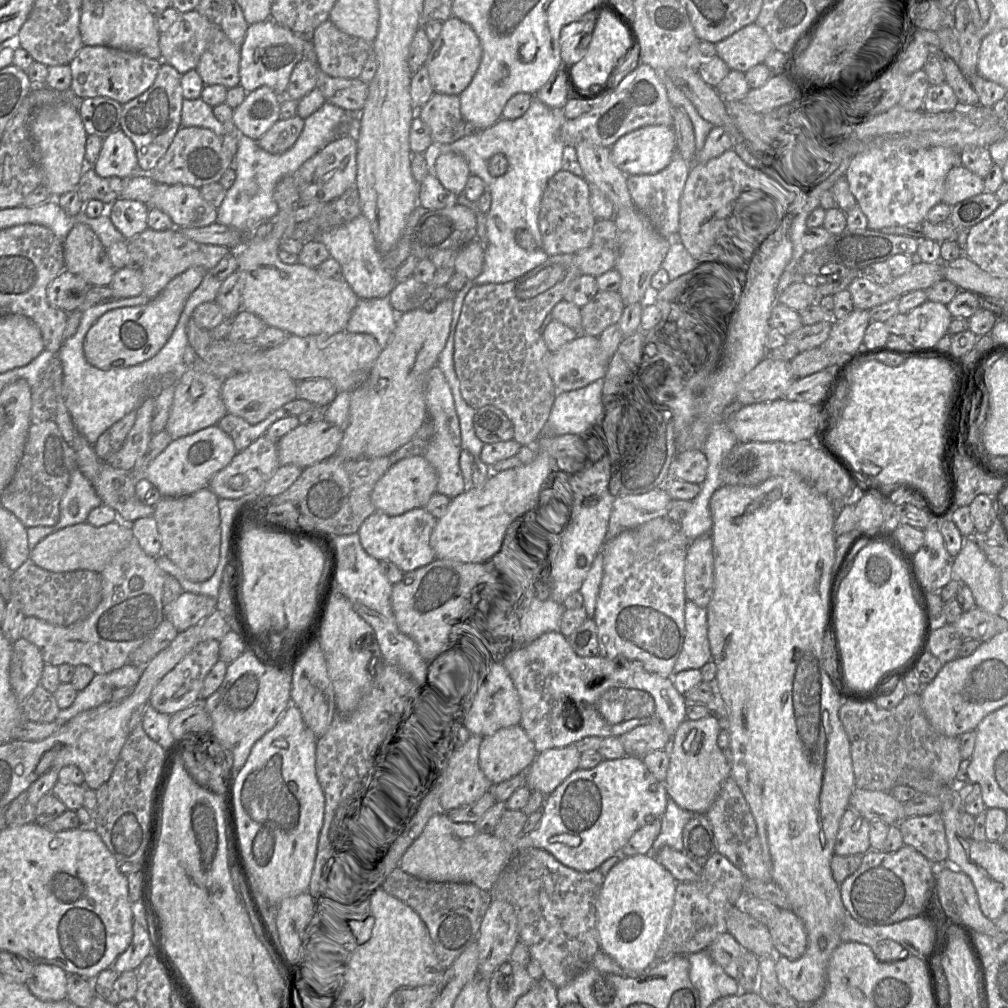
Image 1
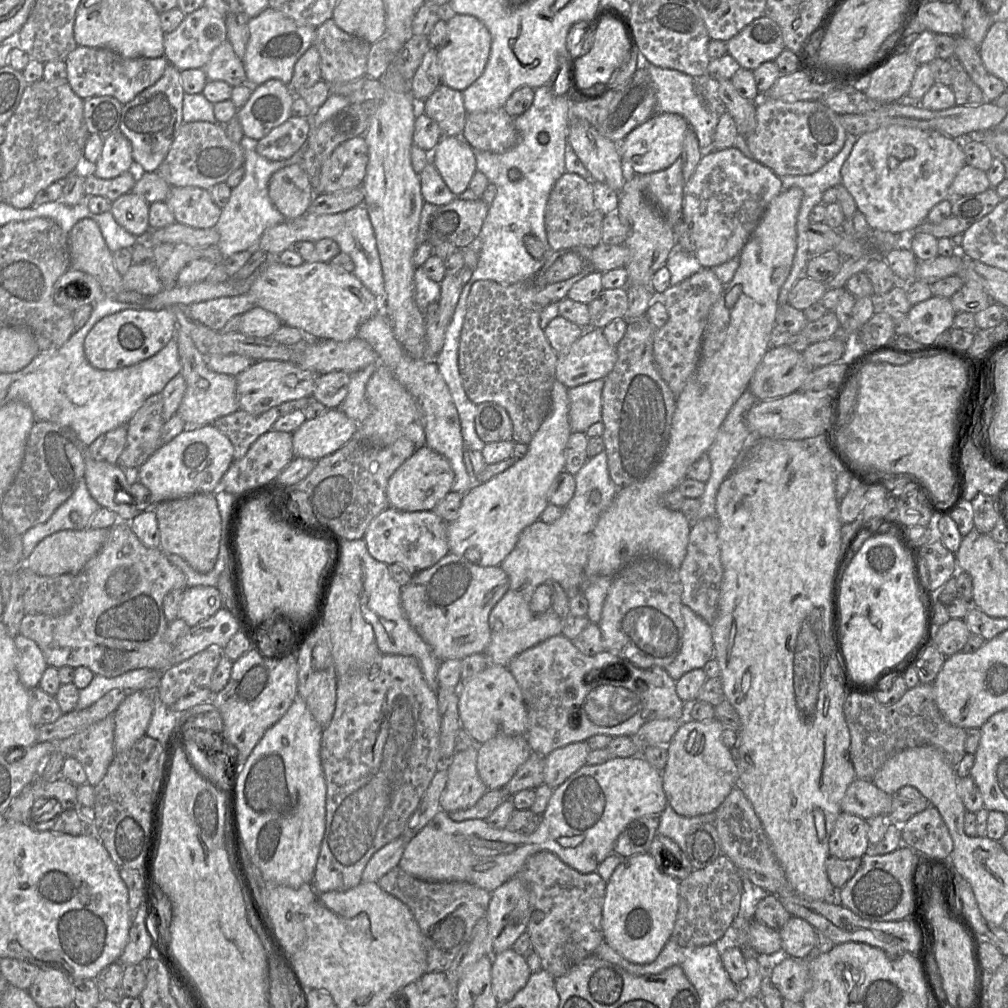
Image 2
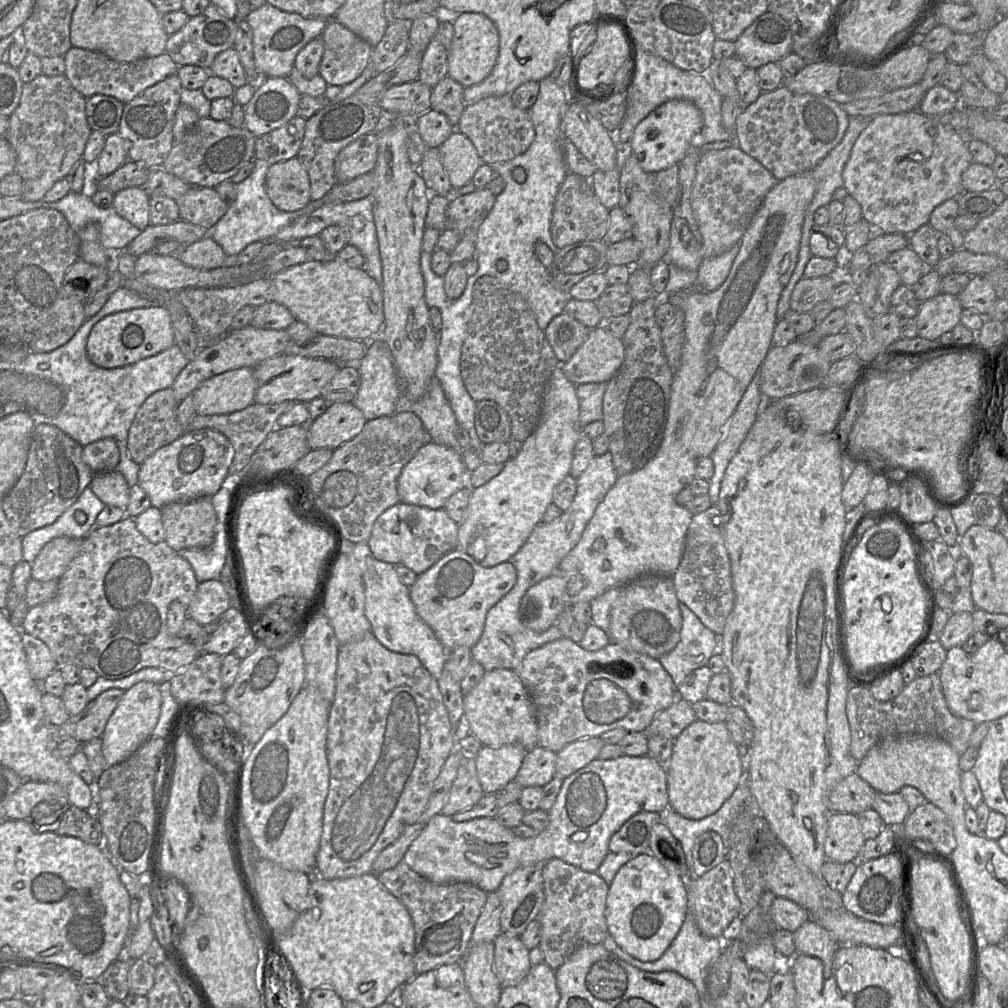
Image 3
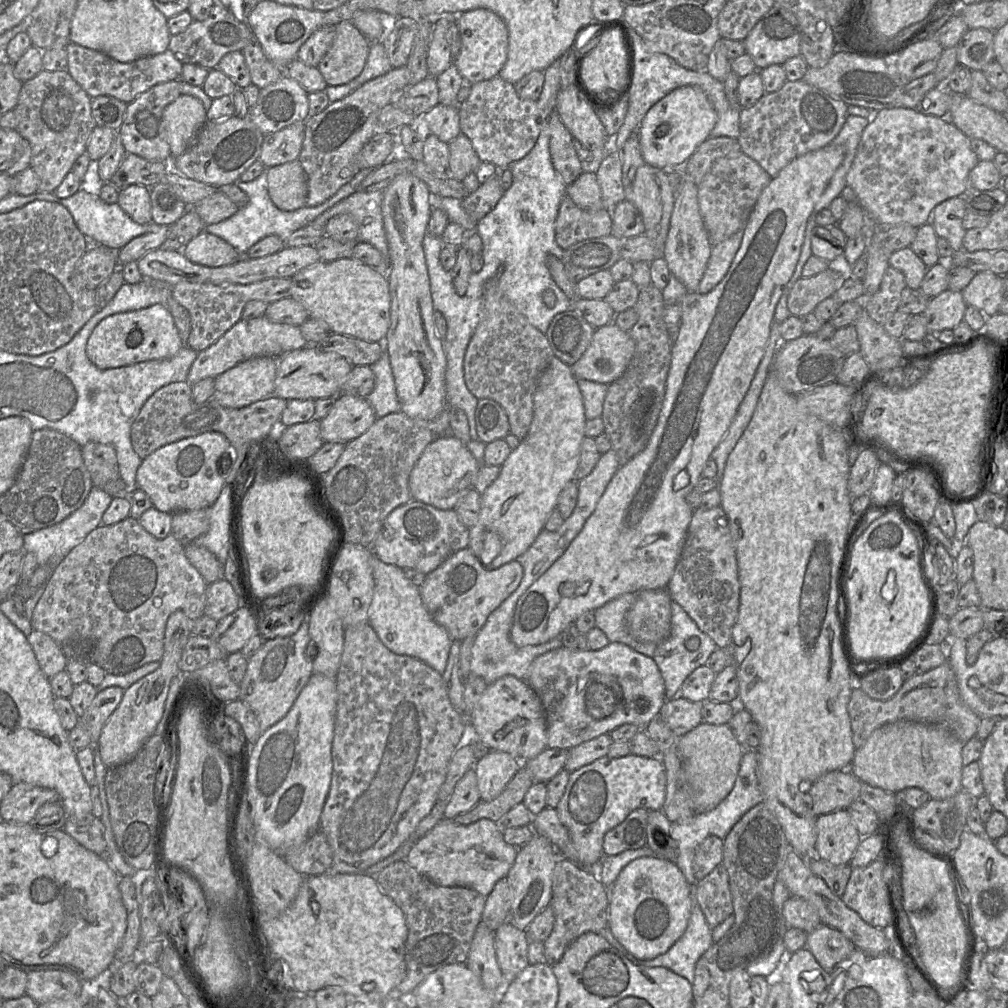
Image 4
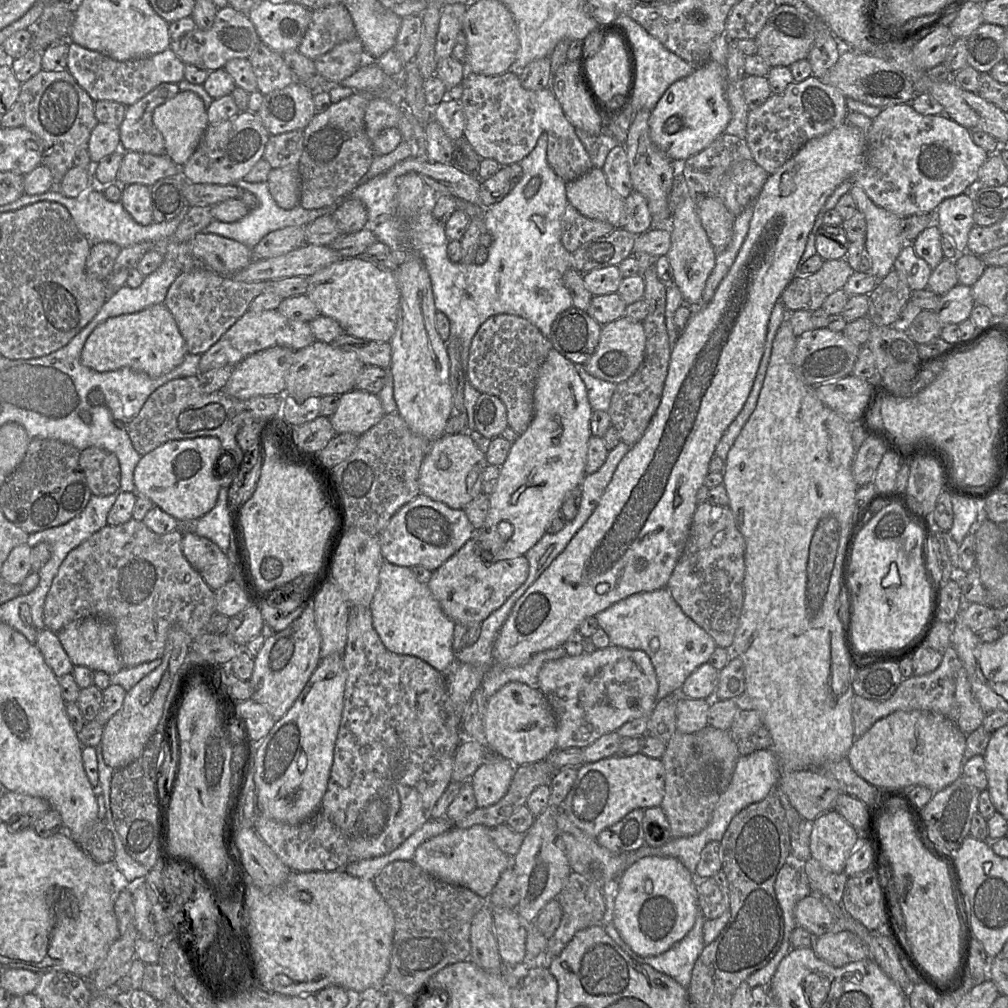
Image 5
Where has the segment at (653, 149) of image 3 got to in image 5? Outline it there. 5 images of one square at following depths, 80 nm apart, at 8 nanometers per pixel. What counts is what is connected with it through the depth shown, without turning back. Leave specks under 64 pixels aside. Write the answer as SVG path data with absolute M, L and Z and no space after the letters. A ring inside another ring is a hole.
M709 59L697 65L690 75L671 84L652 110L651 140L675 164L704 150L724 133L731 118L727 82L725 64Z

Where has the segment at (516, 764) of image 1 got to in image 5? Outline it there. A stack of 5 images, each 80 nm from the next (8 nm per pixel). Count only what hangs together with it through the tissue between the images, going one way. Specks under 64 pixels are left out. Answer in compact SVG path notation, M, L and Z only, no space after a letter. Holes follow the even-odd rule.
M503 757L483 762L470 779L477 807L489 807L500 801L509 790L515 770L516 766Z

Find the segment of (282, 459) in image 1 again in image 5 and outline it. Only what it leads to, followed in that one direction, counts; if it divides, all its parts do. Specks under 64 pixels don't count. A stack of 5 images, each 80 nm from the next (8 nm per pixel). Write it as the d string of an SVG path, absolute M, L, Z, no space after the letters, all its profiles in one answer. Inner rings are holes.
M353 389L340 396L336 412L329 418L336 435L362 435L385 416L377 395Z

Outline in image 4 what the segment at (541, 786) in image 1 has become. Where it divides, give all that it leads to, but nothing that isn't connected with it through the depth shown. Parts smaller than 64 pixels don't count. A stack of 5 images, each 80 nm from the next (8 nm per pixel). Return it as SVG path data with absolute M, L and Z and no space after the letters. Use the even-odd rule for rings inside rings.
M602 734L597 738L569 749L564 769L571 773L599 758L607 756L613 743L614 741L610 734Z

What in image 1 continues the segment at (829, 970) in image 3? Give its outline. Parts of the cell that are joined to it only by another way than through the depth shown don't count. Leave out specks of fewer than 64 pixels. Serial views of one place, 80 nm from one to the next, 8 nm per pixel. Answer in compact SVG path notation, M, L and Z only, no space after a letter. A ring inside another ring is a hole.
M780 909L769 928L774 949L791 960L799 959L807 947L807 933L801 919L791 910Z

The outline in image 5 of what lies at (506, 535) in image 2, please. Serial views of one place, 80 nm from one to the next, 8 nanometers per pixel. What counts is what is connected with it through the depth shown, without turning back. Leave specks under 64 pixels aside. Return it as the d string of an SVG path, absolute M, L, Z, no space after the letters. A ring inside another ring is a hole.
M552 348L540 366L534 386L533 419L527 430L518 436L511 445L510 452L504 464L500 467L497 485L489 495L489 510L484 525L475 531L475 541L483 552L481 541L491 540L491 546L499 550L488 561L513 559L524 556L547 533L546 530L561 506L568 491L580 487L586 476L585 465L587 461L588 441L592 436L590 419L593 410L590 406L586 386L581 379L577 366ZM502 522L512 525L512 534L507 542L501 542L498 526Z

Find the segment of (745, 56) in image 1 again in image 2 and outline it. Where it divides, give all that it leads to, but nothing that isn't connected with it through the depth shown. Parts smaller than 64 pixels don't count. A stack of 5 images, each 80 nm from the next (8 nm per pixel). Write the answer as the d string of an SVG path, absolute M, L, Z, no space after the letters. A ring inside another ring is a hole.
M765 15L753 20L727 42L727 53L741 68L755 70L785 49L779 25Z

